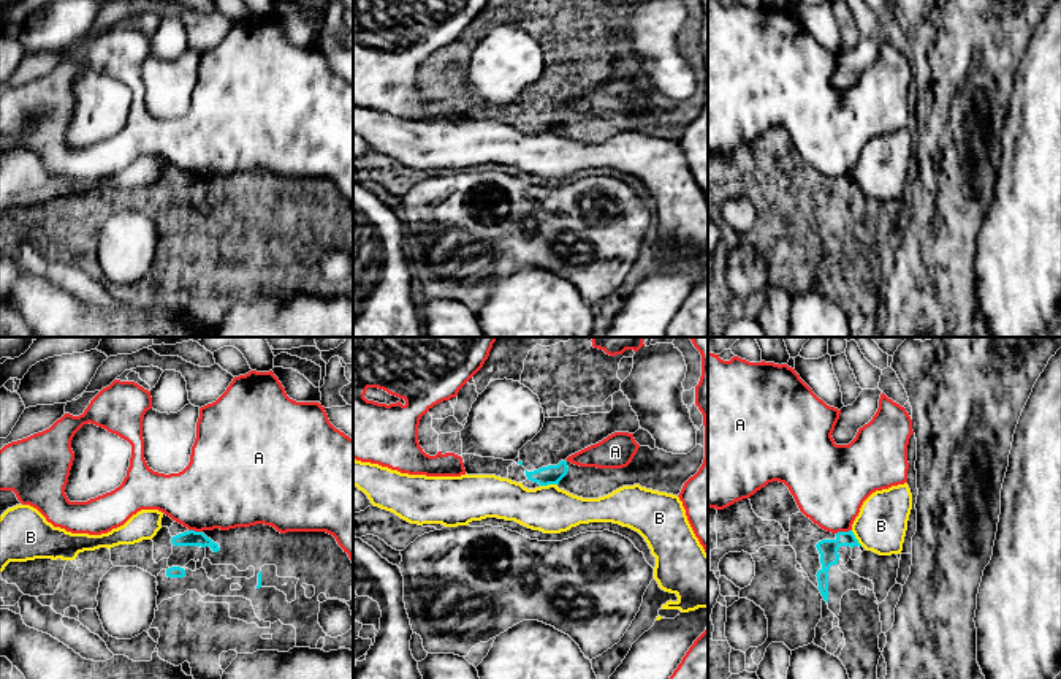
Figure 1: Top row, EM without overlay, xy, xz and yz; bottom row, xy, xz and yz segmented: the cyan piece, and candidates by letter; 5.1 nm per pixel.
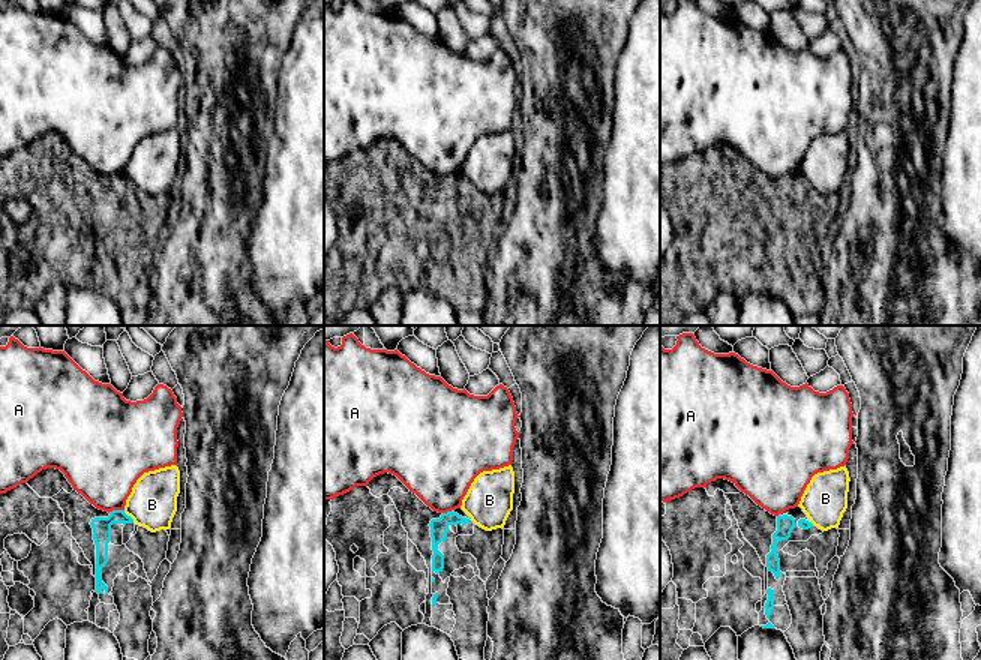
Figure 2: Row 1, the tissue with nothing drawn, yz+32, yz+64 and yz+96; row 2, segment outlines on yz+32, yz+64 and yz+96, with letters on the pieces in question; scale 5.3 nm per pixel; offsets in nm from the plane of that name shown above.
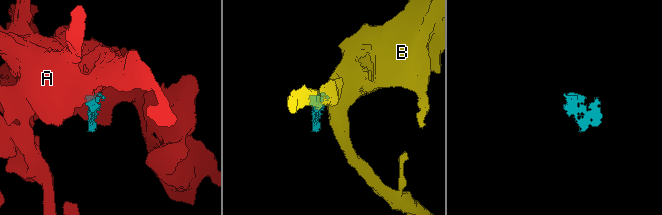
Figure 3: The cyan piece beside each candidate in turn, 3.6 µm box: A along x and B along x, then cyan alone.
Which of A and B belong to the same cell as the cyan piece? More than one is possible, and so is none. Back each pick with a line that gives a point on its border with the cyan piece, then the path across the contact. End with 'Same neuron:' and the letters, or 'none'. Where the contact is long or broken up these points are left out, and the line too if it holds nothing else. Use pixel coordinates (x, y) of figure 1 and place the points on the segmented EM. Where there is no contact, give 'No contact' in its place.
Same neuron: none

